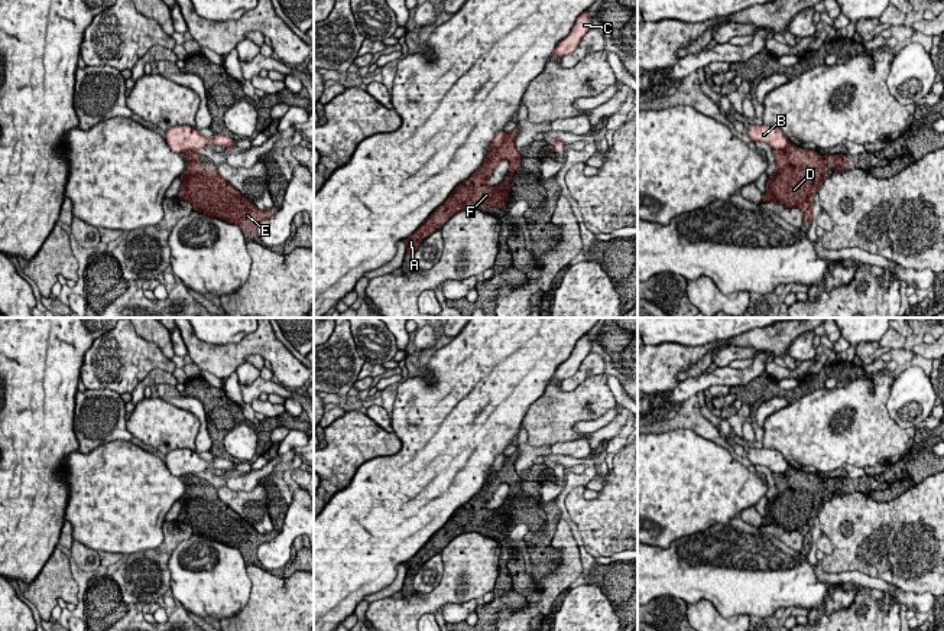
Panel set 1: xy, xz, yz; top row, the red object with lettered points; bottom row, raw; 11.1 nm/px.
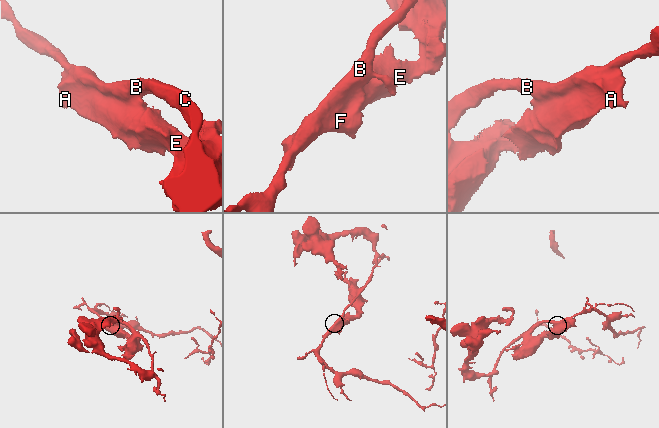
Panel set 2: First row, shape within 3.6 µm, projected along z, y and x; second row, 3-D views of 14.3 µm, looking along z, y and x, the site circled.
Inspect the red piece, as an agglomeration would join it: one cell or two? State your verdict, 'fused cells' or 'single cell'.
fused cells

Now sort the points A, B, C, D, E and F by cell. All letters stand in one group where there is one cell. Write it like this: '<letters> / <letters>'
A D E F / B C

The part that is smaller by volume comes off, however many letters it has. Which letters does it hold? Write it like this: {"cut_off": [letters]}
{"cut_off": ["A", "D", "E", "F"]}

